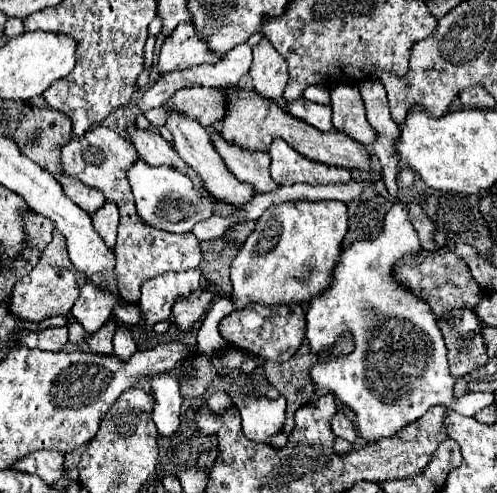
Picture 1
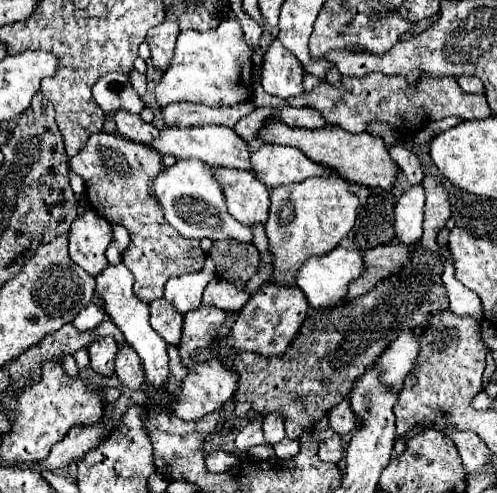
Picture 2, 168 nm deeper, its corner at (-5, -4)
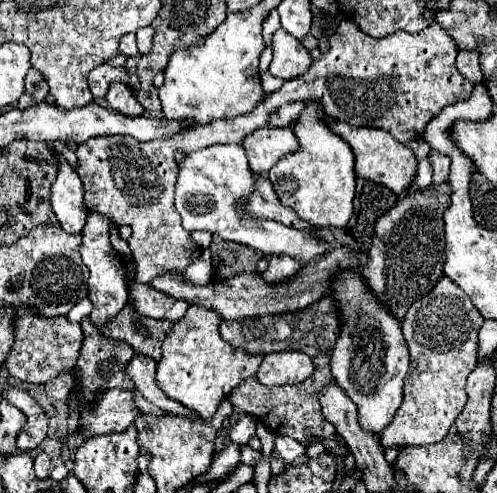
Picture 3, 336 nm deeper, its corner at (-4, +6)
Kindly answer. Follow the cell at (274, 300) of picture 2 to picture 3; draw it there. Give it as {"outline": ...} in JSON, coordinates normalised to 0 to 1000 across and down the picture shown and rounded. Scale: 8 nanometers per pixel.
{"outline":[[[553,515],[545,519],[541,544],[529,552],[529,560],[537,560],[537,568],[577,568],[577,560],[590,560],[594,552],[602,552],[606,540],[610,535],[598,523]]]}

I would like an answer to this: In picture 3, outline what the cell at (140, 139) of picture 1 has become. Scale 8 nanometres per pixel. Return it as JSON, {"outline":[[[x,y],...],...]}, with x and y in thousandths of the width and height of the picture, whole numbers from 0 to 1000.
{"outline":[[[227,166],[215,183],[211,203],[231,227],[252,235],[284,235],[292,227],[288,215],[272,203],[272,187],[247,166]]]}

